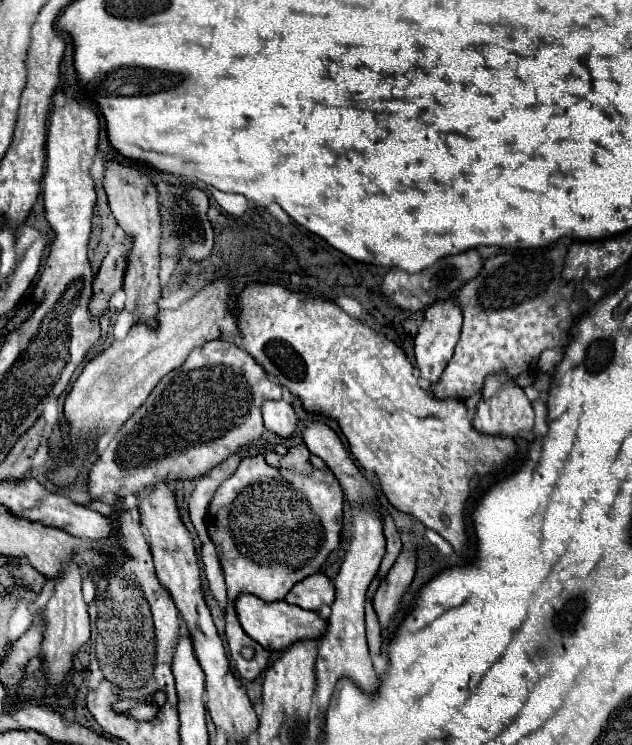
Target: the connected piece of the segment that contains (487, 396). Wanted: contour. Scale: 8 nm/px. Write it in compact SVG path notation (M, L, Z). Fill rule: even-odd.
M487 376L483 386L483 398L477 406L477 416L473 420L473 426L481 434L489 436L509 436L517 438L519 432L533 432L533 406L525 392L513 384L513 380L505 376Z

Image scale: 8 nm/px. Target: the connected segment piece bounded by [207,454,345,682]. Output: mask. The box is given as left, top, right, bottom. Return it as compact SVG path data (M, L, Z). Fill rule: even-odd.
M245 456L235 470L215 492L211 504L209 504L209 536L217 548L219 562L223 566L225 574L225 584L227 584L227 610L225 610L225 620L227 620L227 644L229 644L229 654L231 660L239 672L239 676L247 682L259 678L259 674L267 668L269 664L269 650L263 650L261 644L255 644L247 632L239 626L239 618L235 612L235 598L241 594L255 594L257 598L263 598L265 602L277 602L285 600L287 592L299 582L305 580L307 576L319 572L327 556L339 546L341 542L341 528L343 528L343 502L345 494L335 478L335 474L329 468L317 470L309 474L301 474L289 468L275 468L265 462L265 458L259 456ZM243 646L253 646L255 648L255 658L245 660L241 656Z

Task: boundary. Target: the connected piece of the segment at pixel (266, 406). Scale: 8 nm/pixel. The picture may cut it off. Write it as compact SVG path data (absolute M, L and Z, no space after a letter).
M265 400L261 410L263 410L263 420L265 420L267 430L271 430L283 438L291 438L295 434L297 414L289 402Z

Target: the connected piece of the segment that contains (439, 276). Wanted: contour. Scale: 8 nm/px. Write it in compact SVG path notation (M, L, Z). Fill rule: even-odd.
M467 250L467 252L457 254L457 256L447 256L447 258L439 260L439 262L435 262L433 266L417 272L417 274L409 274L405 270L391 268L383 278L381 290L399 308L409 310L409 312L419 312L419 310L425 310L427 306L431 306L431 304L435 304L439 300L453 298L455 292L459 292L463 288L463 284L467 284L469 280L473 280L479 274L479 268L483 268L481 254L477 250Z

